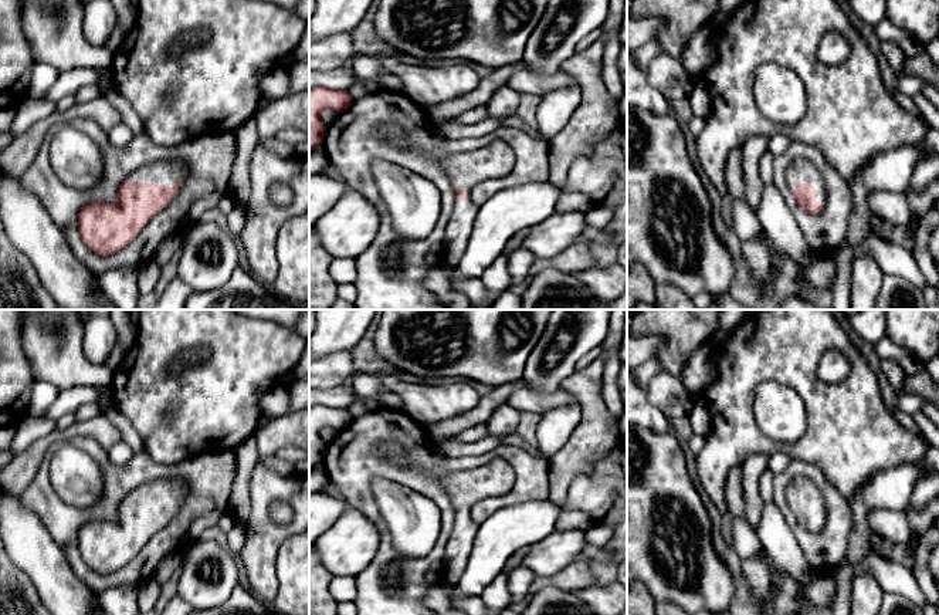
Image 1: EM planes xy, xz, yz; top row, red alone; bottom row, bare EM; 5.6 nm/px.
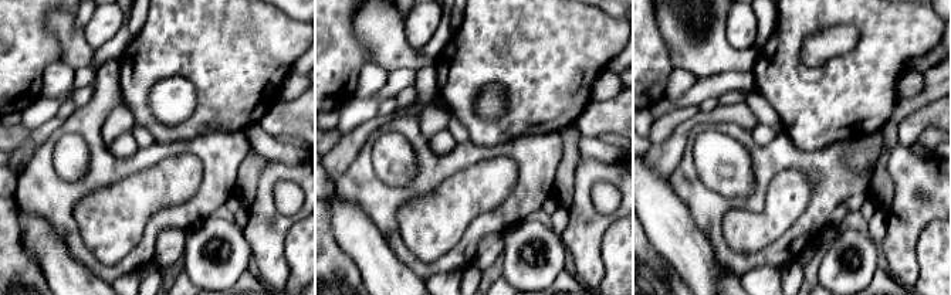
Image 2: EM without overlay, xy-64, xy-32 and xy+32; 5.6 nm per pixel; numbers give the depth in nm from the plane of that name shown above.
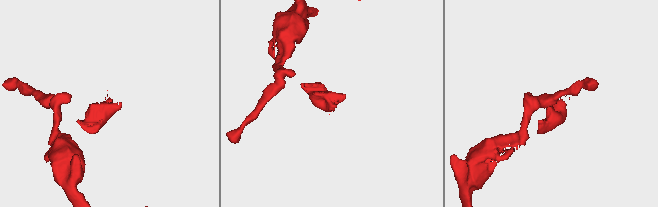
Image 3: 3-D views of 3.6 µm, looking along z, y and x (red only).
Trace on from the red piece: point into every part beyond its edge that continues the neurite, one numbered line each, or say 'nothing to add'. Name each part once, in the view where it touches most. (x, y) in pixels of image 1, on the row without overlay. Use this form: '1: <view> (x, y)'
nothing to add

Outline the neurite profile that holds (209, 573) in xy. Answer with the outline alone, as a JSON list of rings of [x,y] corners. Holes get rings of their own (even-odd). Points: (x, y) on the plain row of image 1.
[[[216,533],[206,534],[180,553],[179,595],[193,611],[220,608],[238,587],[238,557]]]

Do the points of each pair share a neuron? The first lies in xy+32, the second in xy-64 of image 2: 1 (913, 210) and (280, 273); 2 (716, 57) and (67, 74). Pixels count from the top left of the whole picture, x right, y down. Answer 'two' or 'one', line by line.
1: one
2: two

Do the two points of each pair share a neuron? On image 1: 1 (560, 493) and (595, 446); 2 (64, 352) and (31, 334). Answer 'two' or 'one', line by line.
1: one
2: one

